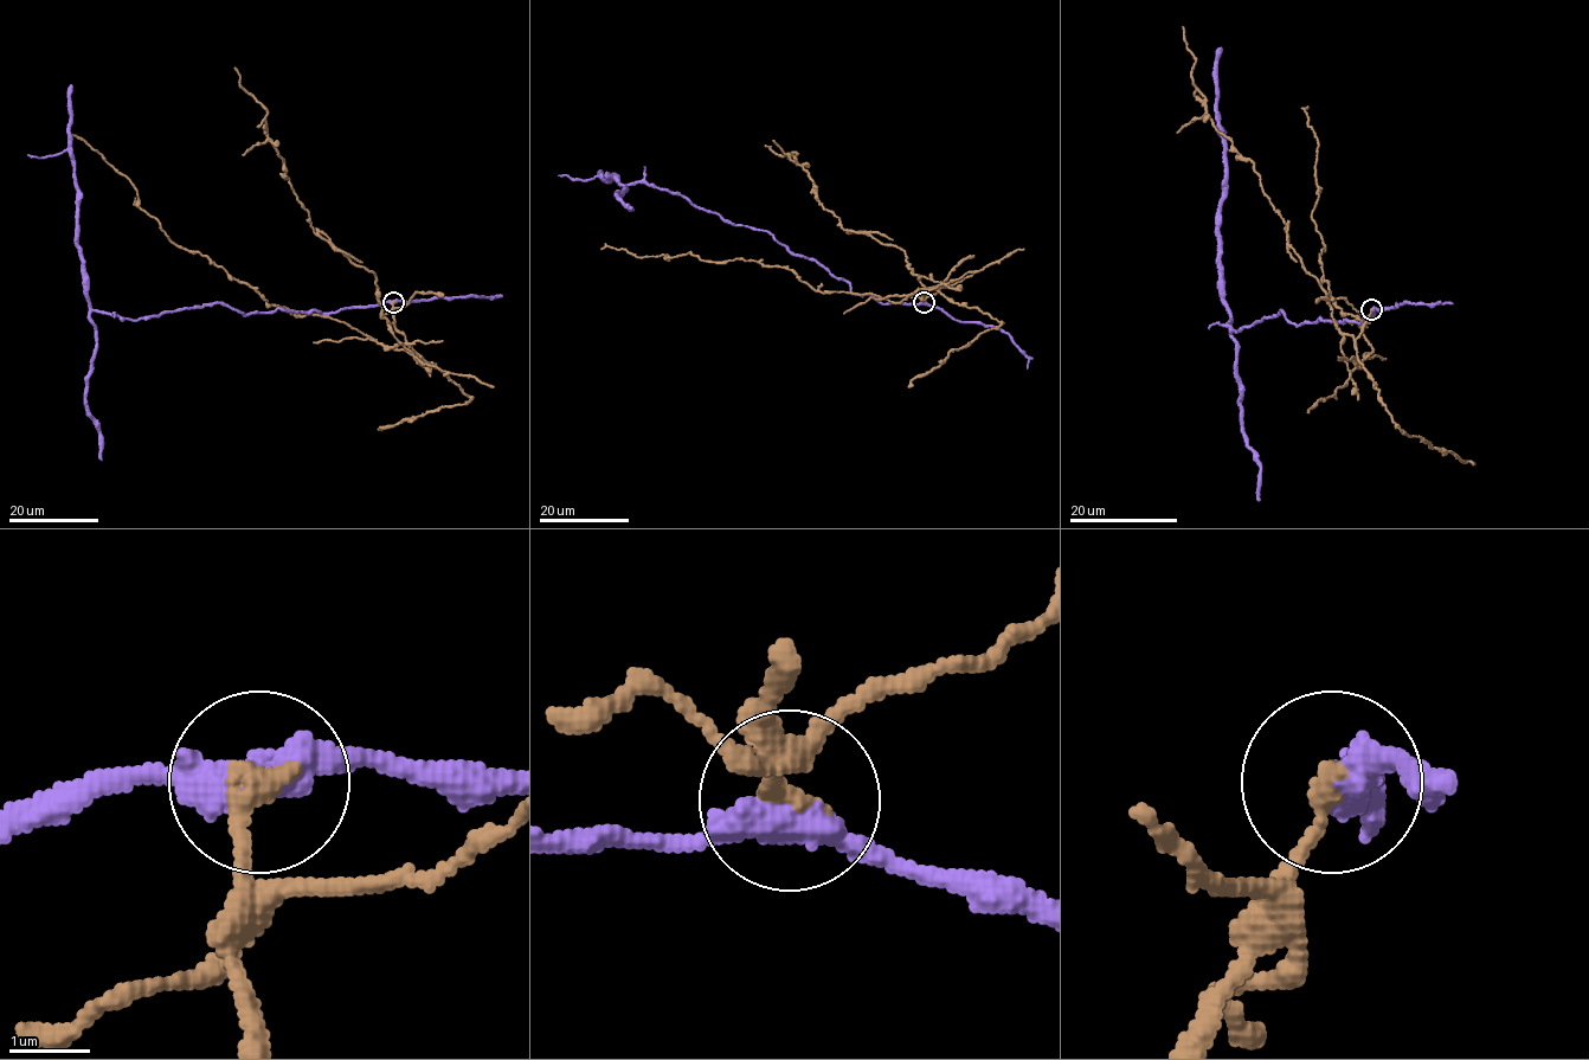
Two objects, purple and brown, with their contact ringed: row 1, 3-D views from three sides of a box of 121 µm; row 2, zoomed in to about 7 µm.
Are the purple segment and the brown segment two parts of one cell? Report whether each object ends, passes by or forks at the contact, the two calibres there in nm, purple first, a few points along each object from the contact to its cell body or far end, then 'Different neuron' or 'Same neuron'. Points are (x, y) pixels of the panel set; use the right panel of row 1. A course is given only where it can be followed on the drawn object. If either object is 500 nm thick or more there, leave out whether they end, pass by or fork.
At the ring purple passes by. At the ring brown ends. Thickness 440 nm (purple) against 300 nm. Course of purple: (1372, 310), (1363, 323), (1293, 325), (1281, 312), (1236, 332), (1227, 325), (1221, 47). Course of brown: (1372, 310), (1356, 364), (1374, 349), (1358, 316), (1333, 302), (1321, 272), (1311, 212), (1318, 140), (1307, 106). Different neuron

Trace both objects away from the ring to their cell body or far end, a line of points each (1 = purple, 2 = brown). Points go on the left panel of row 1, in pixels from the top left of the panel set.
1: (393, 302), (243, 314), (204, 304), (136, 320), (91, 310), (77, 239), (71, 84)
2: (393, 302), (405, 336), (393, 347), (269, 306), (178, 248), (128, 179), (70, 133)

